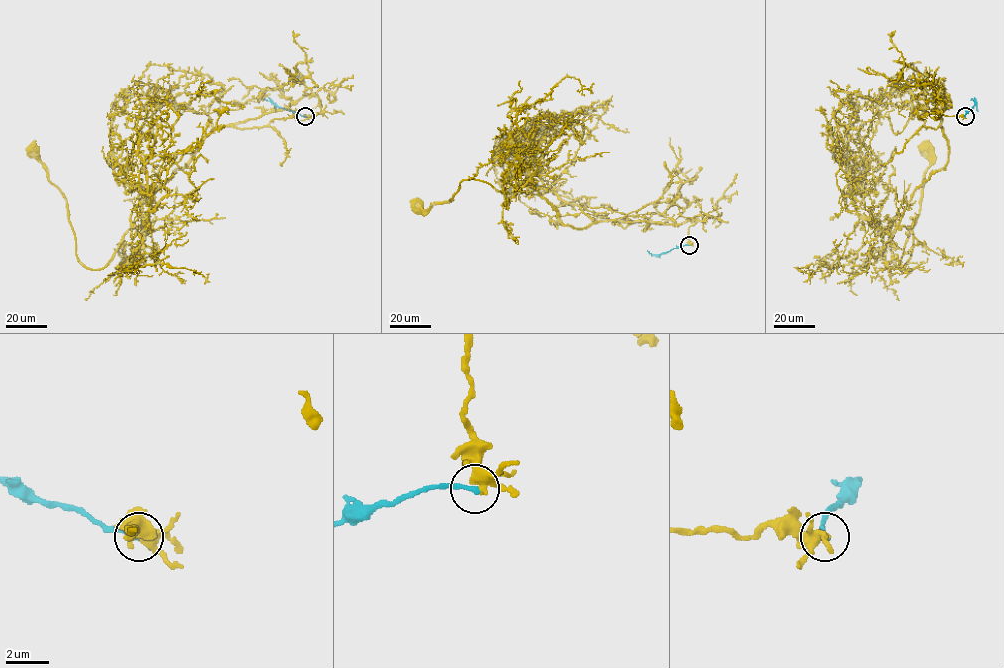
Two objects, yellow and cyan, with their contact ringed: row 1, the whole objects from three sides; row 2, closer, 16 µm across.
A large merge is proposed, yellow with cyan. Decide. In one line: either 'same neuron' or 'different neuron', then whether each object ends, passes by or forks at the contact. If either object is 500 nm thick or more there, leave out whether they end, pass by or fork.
different neuron; yellow forks; cyan ends

